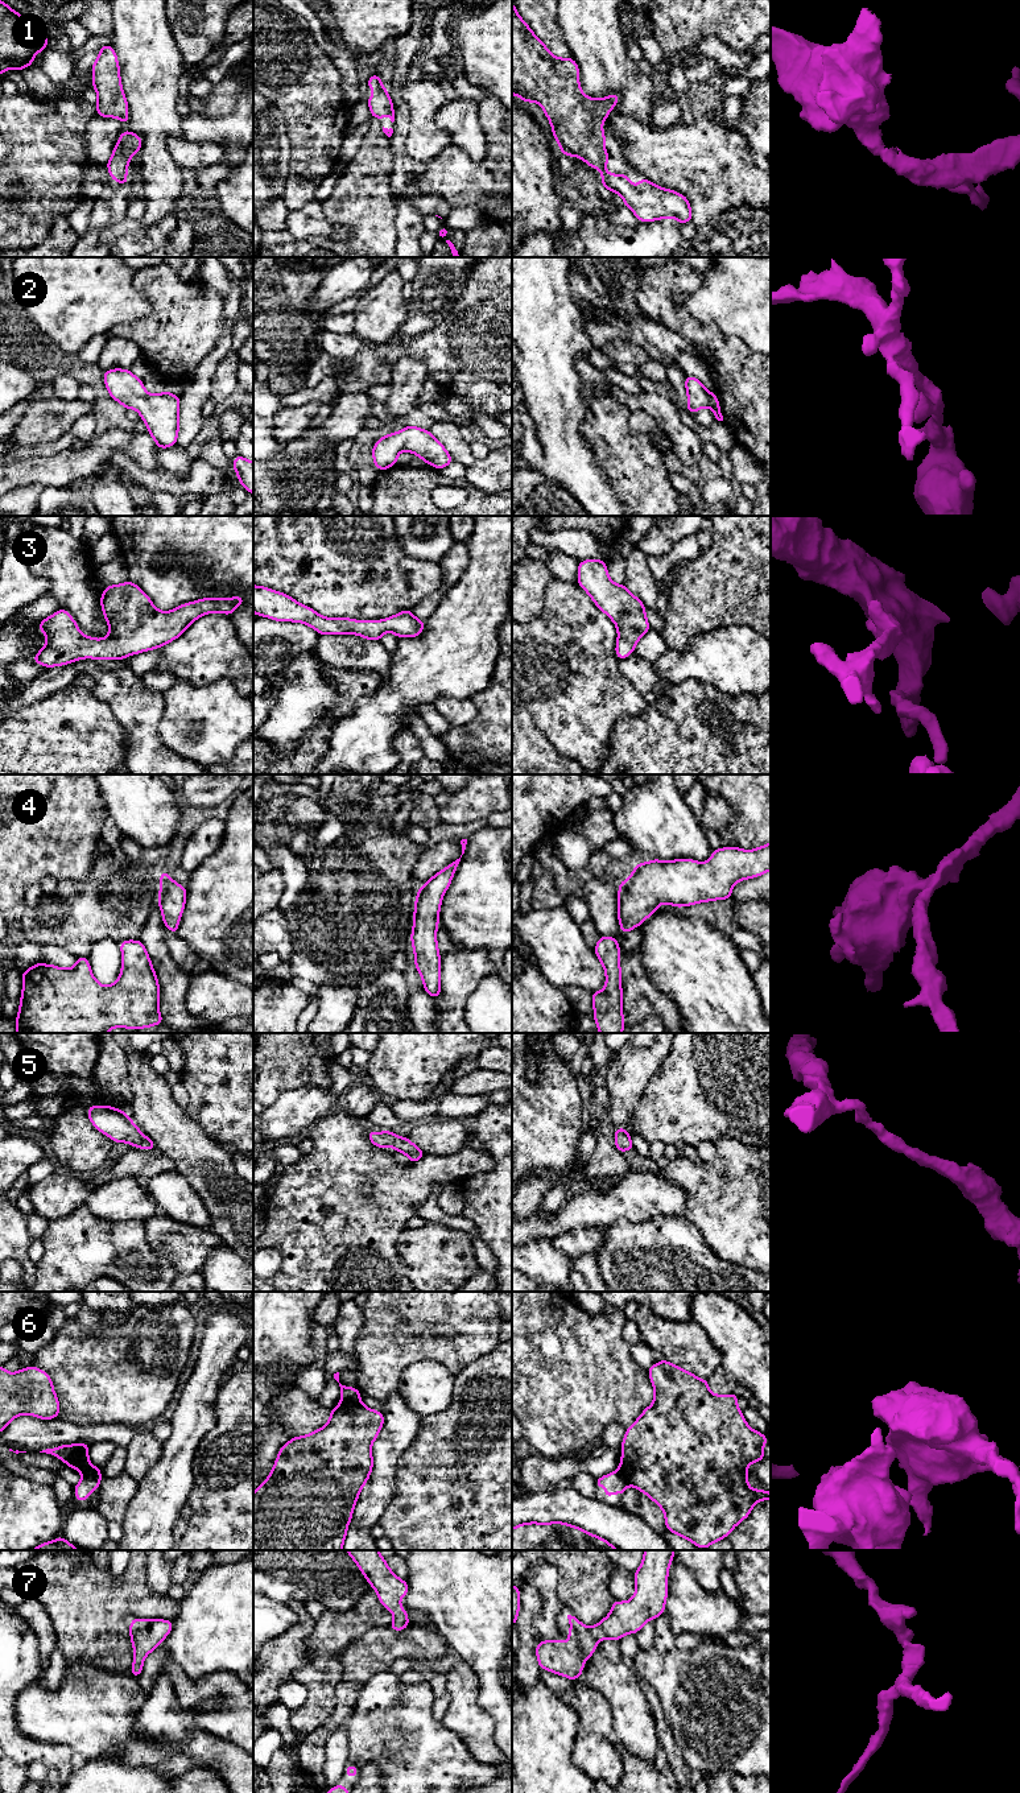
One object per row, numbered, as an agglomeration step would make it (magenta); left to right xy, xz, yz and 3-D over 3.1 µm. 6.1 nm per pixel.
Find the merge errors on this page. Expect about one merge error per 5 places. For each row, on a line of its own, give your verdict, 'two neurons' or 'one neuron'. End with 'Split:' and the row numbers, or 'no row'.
1: one neuron
2: one neuron
3: one neuron
4: one neuron
5: one neuron
6: two neurons
7: one neuron
Split: 6

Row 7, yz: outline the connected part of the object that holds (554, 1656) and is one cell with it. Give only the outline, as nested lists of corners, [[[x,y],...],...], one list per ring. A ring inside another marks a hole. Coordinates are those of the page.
[[[644,1550],[640,1567],[633,1571],[636,1591],[631,1600],[612,1602],[611,1612],[594,1627],[586,1627],[578,1618],[567,1615],[570,1623],[567,1643],[538,1641],[537,1662],[541,1669],[579,1678],[585,1662],[603,1639],[620,1640],[627,1633],[637,1633],[648,1620],[665,1612],[668,1574],[674,1550]]]

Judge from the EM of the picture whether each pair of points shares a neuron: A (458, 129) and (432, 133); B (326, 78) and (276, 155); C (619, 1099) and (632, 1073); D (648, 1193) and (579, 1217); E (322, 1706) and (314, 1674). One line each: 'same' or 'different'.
A: different
B: different
C: same
D: same
E: same

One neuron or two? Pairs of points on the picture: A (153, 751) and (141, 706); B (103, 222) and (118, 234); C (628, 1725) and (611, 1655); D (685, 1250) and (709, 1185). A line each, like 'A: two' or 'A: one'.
A: one
B: two
C: one
D: two

